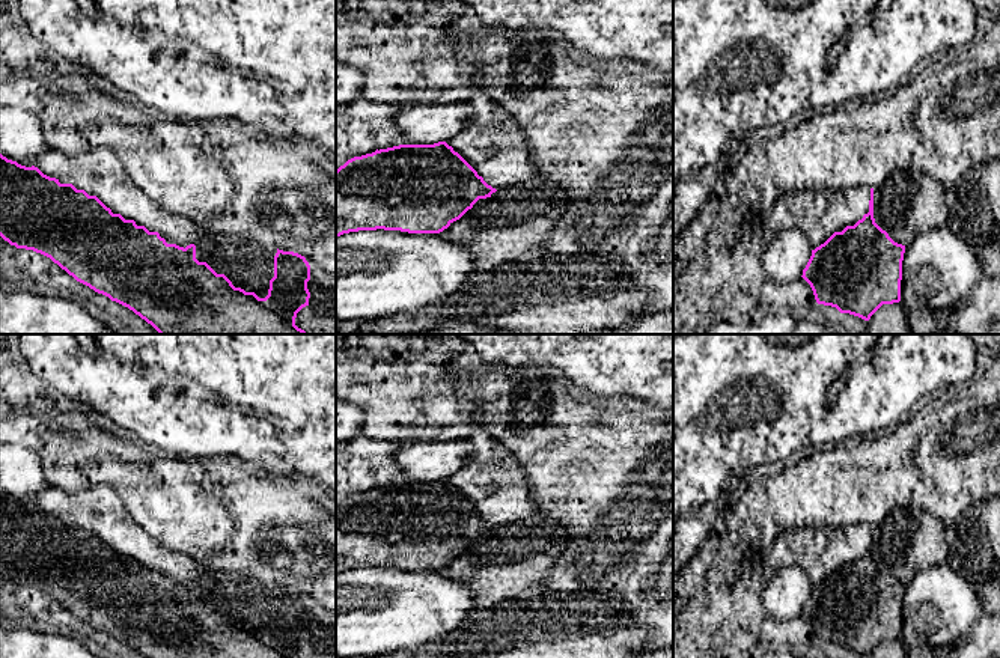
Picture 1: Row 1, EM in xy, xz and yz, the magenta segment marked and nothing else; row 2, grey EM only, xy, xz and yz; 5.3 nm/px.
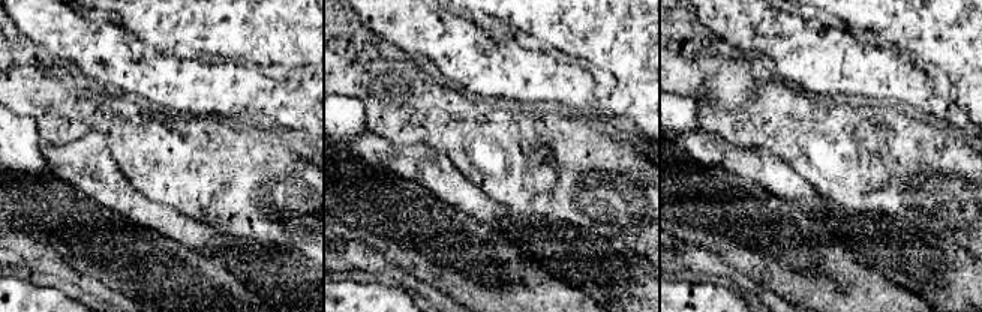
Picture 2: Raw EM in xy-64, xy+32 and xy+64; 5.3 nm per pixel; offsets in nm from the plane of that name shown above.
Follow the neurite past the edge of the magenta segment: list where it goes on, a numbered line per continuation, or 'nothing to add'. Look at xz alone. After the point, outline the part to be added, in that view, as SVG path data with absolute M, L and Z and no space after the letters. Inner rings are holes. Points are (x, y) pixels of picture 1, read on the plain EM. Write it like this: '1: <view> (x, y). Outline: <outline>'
nothing to add

